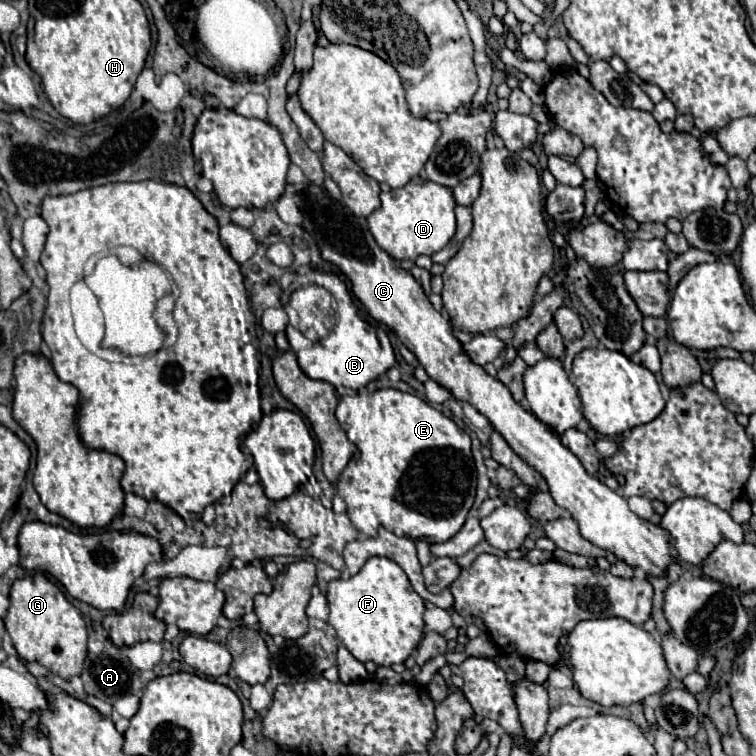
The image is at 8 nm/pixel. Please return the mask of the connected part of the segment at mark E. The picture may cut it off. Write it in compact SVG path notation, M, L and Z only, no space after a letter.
M395 388L343 396L339 398L335 416L347 438L357 446L357 452L337 480L337 494L345 500L347 516L361 534L377 536L377 528L385 526L397 536L413 540L429 538L431 544L435 544L445 542L459 532L475 498L475 462L467 432L463 434L451 418L431 408L425 400Z

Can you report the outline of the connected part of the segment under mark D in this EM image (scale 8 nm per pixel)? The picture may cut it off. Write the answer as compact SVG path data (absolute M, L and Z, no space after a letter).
M417 176L403 188L381 192L381 208L367 218L367 224L377 244L395 260L415 260L421 254L433 256L455 234L455 200L449 188Z

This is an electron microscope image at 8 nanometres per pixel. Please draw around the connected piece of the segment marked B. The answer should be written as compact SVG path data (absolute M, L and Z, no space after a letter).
M311 270L307 276L297 276L297 280L291 286L295 290L295 288L301 288L305 284L319 284L319 286L323 286L325 290L329 290L333 294L333 298L339 304L339 318L337 318L335 330L331 334L327 334L325 338L317 340L317 342L305 340L293 326L287 328L287 336L289 336L291 348L295 350L295 354L299 358L301 370L309 378L325 380L325 382L333 384L335 388L343 386L343 388L357 390L357 388L367 386L369 382L377 380L381 374L385 374L389 368L395 366L395 354L383 354L383 348L381 348L379 338L375 334L375 328L359 316L357 306L351 300L351 294L349 294L347 286L345 286L345 282L337 274Z

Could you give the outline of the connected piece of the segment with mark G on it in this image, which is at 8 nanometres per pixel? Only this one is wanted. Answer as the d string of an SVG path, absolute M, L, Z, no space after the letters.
M31 574L13 582L9 600L11 606L5 616L5 628L19 658L25 662L39 662L65 680L81 676L87 658L87 626L63 592L45 574Z

